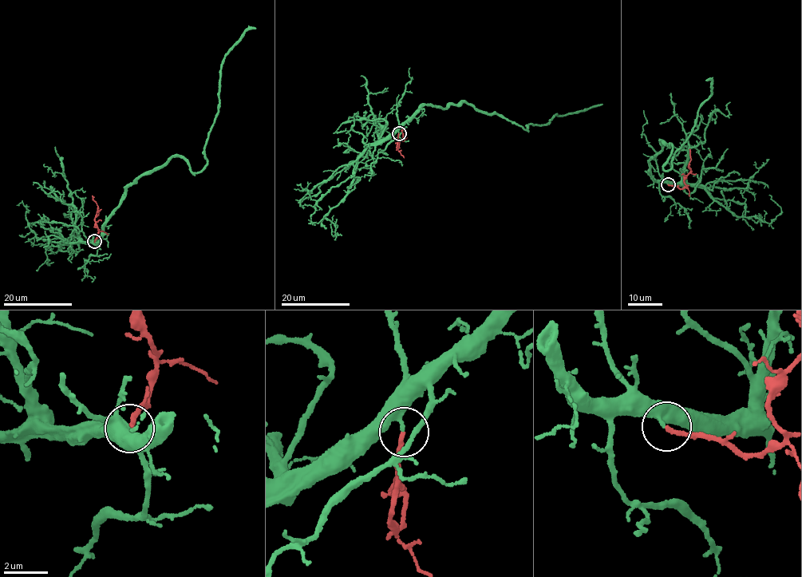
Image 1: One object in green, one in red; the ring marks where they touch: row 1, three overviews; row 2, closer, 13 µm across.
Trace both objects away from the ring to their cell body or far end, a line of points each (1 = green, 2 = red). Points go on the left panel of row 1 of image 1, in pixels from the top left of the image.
1: (94, 242), (137, 179), (172, 157), (193, 172), (203, 168), (223, 59), (256, 28)
2: (94, 242), (99, 231), (95, 218), (97, 204), (92, 196)

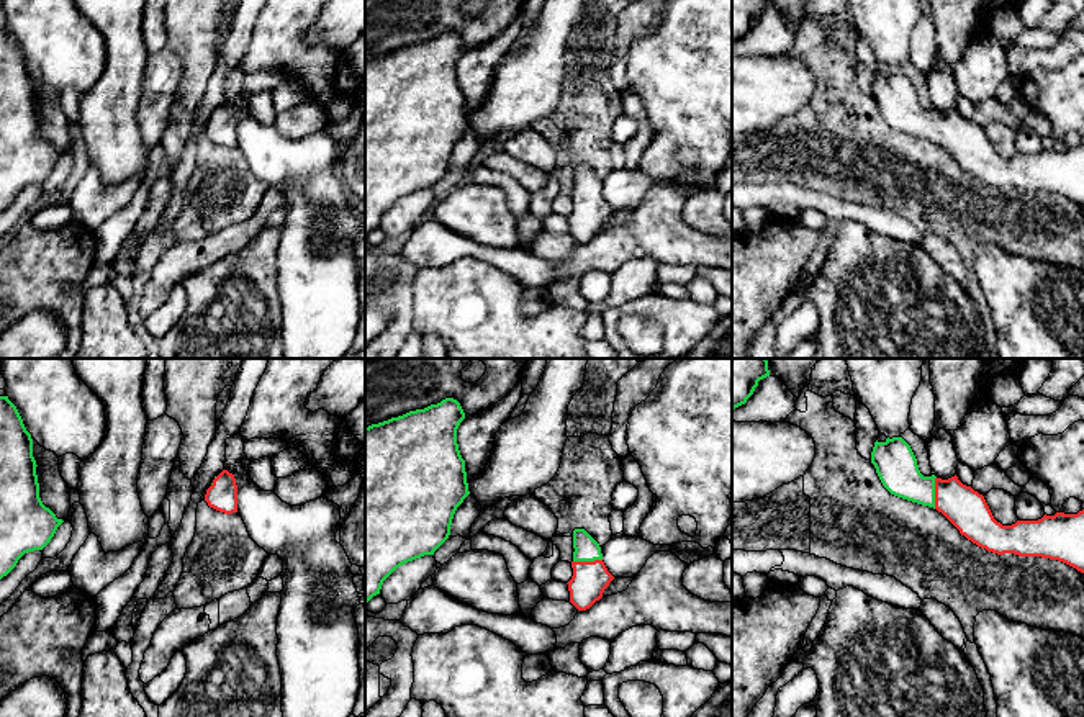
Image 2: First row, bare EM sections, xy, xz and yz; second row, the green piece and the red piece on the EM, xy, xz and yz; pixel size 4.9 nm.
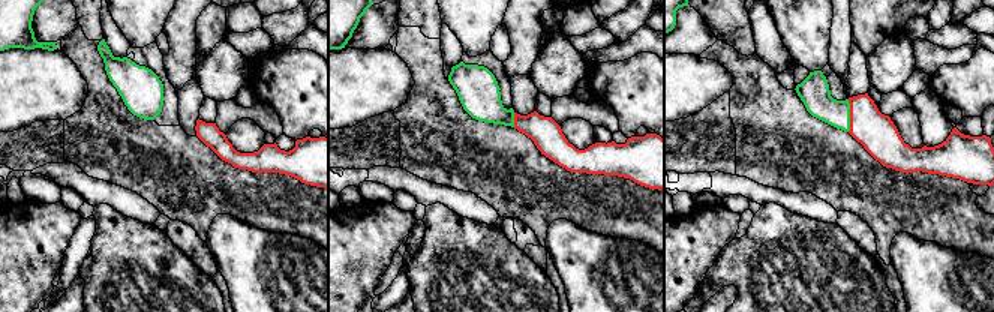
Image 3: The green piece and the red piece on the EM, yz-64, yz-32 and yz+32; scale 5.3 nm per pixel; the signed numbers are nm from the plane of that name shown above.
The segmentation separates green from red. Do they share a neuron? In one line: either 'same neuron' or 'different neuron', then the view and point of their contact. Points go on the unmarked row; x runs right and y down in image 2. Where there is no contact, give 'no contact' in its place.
same neuron; contact yz (934, 126)

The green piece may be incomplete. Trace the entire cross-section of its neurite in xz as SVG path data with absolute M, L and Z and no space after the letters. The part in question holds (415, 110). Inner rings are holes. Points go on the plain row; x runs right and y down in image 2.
M445 31L365 61L365 244L396 201L434 188L449 172L454 147L470 128L457 77L463 52L460 36Z

